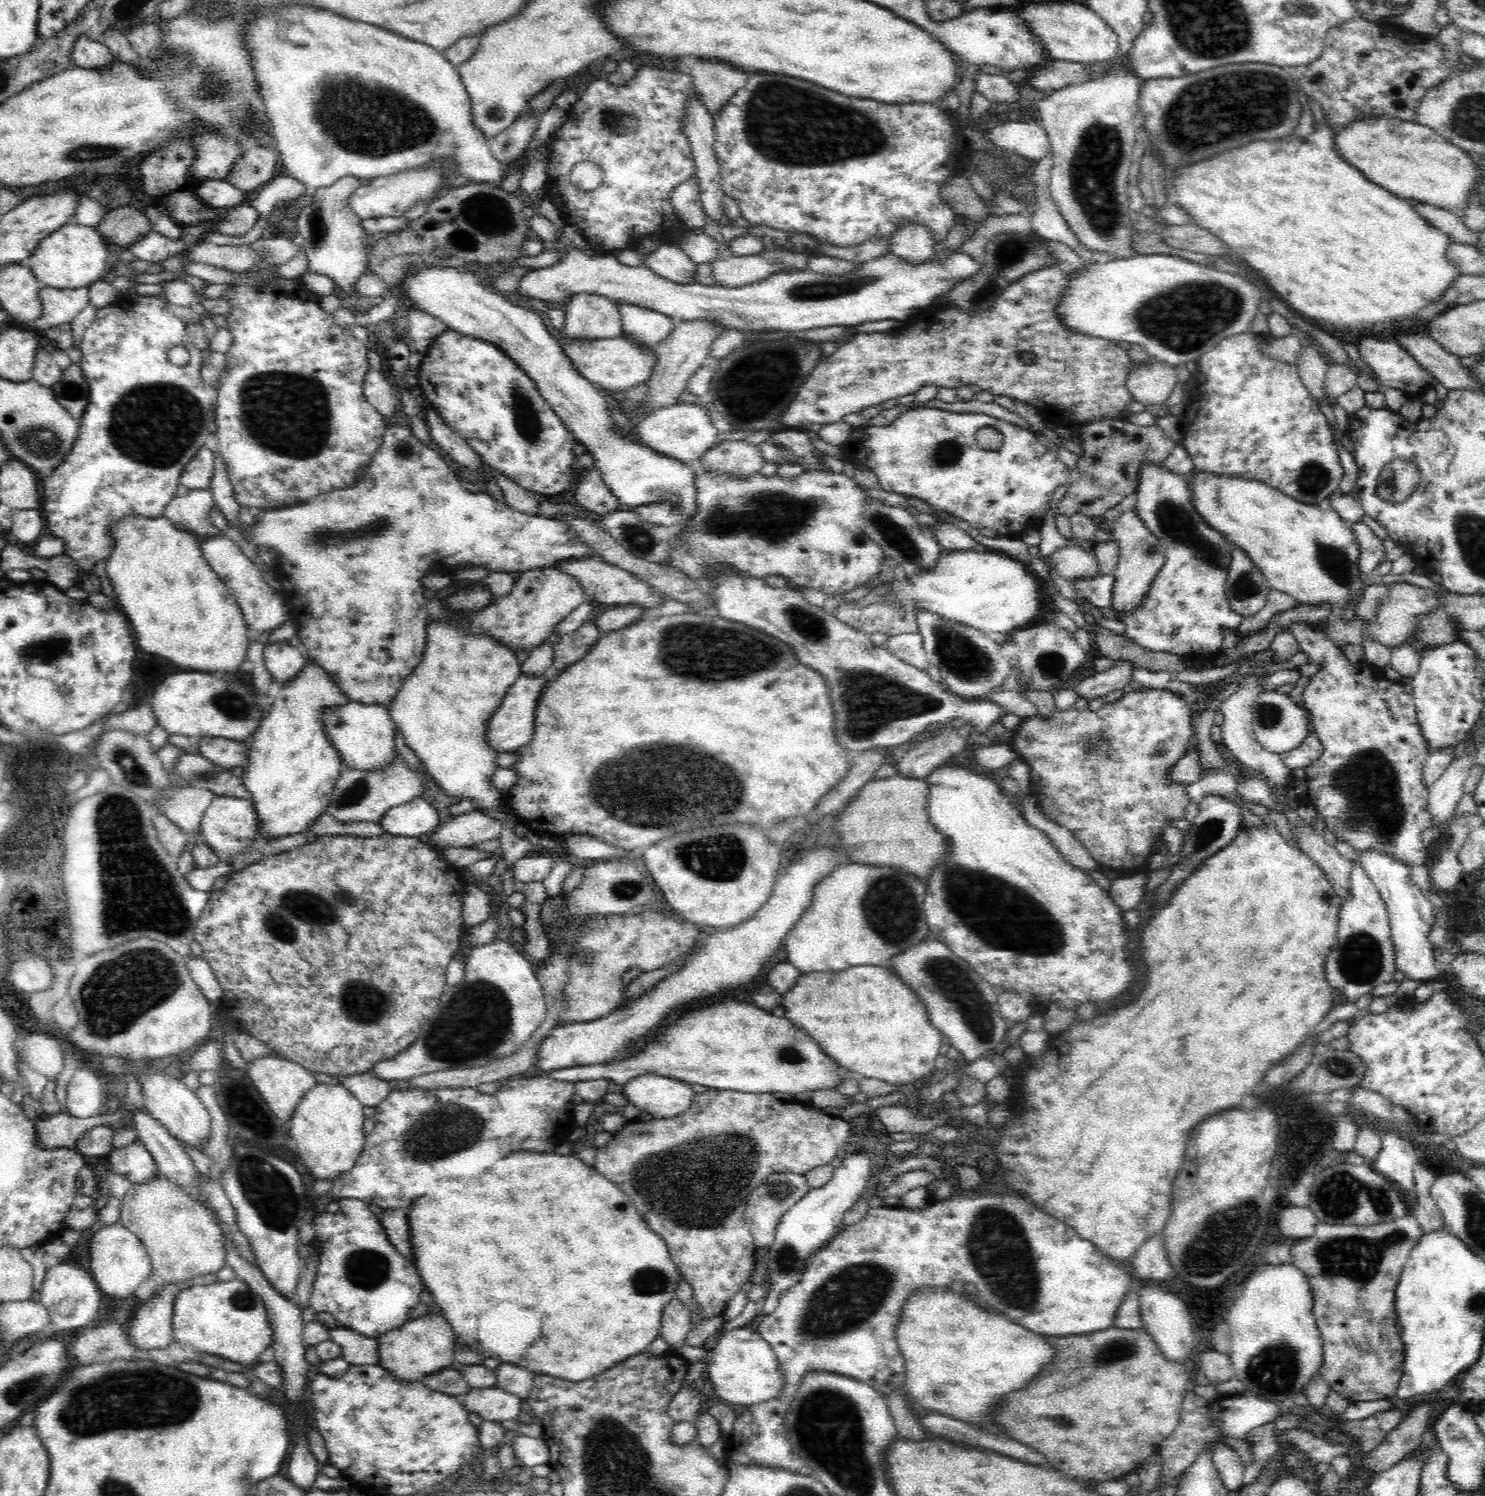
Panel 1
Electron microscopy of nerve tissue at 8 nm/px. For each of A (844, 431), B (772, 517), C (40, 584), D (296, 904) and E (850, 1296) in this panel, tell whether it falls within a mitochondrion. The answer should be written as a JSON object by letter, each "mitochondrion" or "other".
{"A":"other","B":"mitochondrion","C":"other","D":"mitochondrion","E":"mitochondrion"}

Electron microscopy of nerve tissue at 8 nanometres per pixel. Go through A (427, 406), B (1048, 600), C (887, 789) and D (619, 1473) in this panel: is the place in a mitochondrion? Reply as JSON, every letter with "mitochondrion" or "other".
{"A":"other","B":"other","C":"other","D":"mitochondrion"}

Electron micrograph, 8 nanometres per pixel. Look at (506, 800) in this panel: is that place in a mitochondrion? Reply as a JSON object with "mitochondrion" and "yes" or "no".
{"mitochondrion":"no"}

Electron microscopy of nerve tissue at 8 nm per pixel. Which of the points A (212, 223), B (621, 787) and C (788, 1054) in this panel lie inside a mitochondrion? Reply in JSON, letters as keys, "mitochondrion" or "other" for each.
{"A":"other","B":"mitochondrion","C":"mitochondrion"}

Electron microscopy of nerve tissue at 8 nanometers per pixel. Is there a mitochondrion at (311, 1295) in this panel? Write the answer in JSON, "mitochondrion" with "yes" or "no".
{"mitochondrion":"no"}

